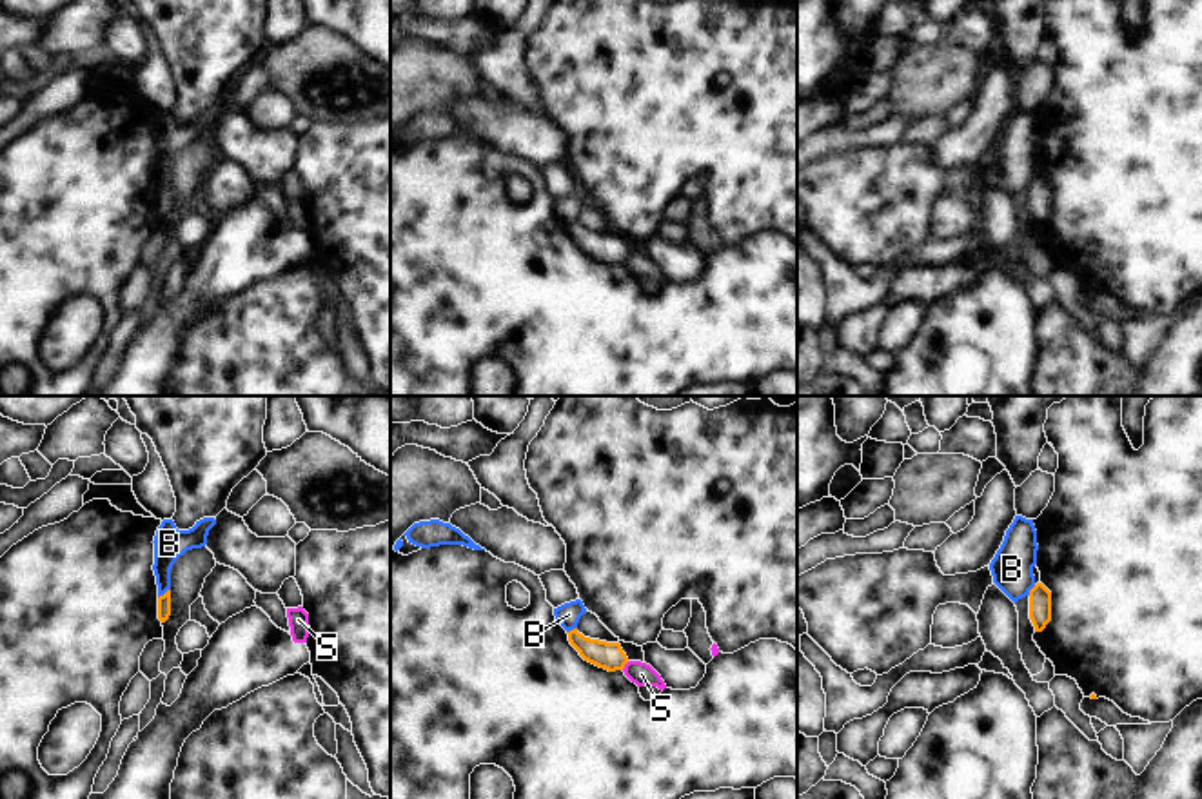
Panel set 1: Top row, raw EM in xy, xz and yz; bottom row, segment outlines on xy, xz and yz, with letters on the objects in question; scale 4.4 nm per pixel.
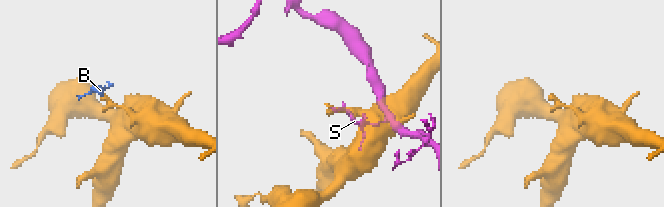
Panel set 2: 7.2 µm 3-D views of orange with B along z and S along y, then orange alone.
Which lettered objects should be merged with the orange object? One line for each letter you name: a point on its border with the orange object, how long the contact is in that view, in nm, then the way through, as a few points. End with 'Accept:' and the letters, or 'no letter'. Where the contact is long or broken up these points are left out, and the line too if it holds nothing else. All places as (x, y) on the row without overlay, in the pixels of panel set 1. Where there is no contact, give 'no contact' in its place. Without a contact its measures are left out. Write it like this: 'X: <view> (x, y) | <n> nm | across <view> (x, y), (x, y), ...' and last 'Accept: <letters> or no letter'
Accept: no letter

